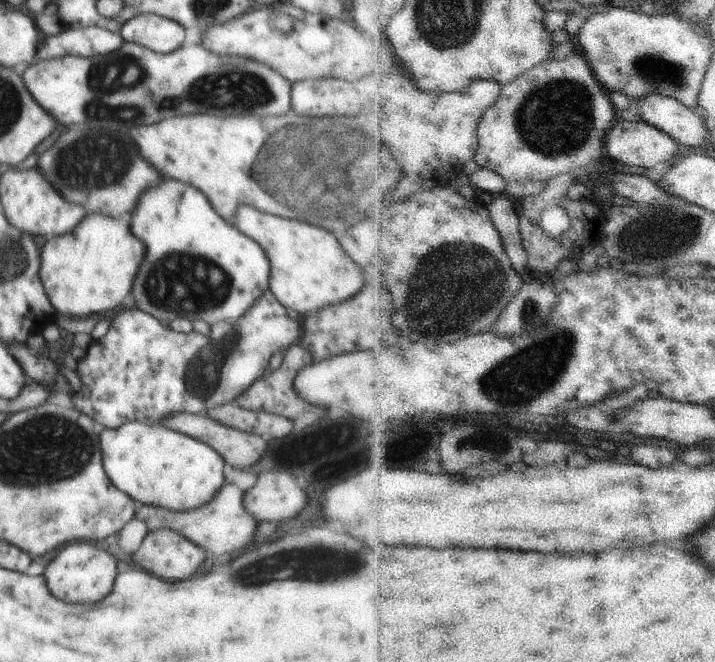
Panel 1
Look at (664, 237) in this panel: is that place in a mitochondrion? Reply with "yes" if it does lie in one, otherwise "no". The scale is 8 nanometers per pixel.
yes

